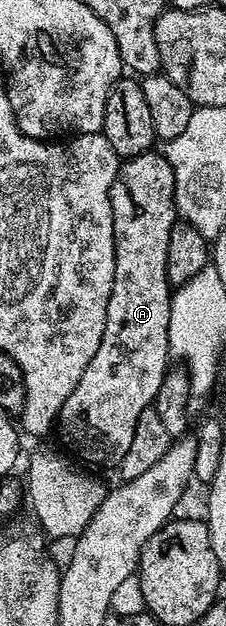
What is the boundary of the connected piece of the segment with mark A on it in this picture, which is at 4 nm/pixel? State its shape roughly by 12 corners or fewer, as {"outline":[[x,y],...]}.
{"outline":[[162,152],[120,164],[105,335],[57,434],[118,466],[169,368]]}

